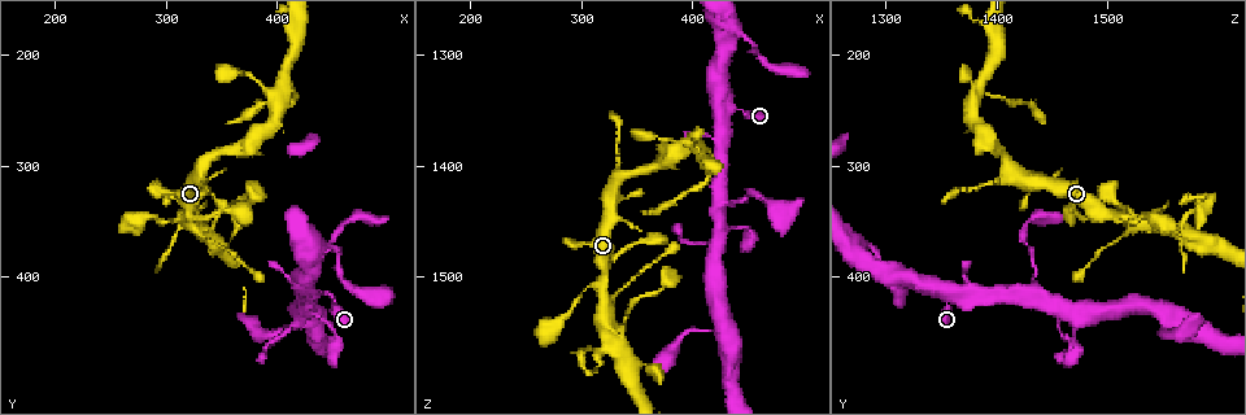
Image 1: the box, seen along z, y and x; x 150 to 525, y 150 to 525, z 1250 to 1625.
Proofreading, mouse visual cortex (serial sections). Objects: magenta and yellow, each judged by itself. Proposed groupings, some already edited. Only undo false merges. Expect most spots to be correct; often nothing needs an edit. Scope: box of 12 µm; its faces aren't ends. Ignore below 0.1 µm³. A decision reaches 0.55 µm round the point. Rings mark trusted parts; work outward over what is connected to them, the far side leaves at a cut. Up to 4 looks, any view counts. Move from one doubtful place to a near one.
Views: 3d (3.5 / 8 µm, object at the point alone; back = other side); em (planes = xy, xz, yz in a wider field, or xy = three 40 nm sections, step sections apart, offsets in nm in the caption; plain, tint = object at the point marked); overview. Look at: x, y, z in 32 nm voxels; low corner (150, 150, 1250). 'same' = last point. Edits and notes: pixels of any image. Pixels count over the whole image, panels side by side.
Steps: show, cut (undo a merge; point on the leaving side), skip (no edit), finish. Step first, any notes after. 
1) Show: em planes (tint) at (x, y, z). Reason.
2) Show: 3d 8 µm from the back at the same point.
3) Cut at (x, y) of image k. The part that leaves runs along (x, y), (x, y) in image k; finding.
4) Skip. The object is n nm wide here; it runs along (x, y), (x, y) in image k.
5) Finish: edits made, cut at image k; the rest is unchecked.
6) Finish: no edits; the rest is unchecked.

Show: 3d 3.5 µm at (426, 414, 1432). Calibre changes.

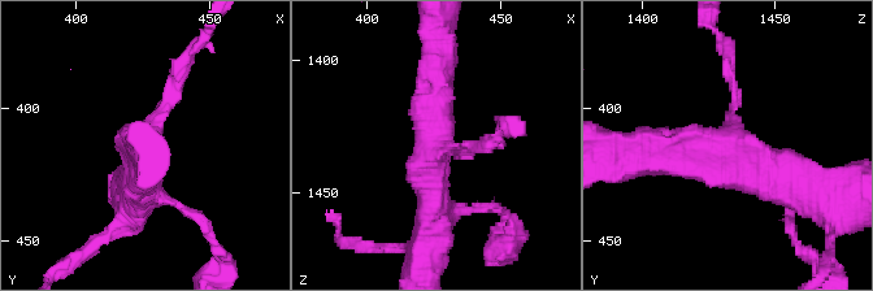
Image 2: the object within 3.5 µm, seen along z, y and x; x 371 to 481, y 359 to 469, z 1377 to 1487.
Show: em xy step 1 (tint) at (426, 415, 1433). 3 arms meet here; the arms are 150, 400, 450 nm wide; now the EM.

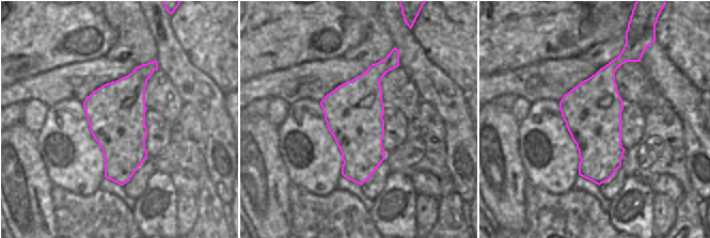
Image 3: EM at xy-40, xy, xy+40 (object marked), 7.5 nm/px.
Skip. Continuous, no second cell.

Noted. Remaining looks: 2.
Show: 3d 8 µm at (426, 440, 1554).

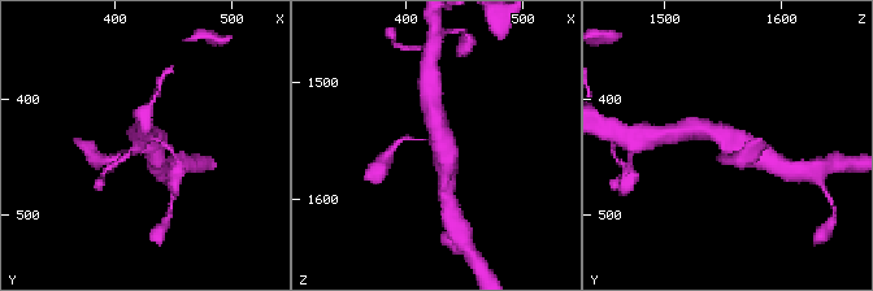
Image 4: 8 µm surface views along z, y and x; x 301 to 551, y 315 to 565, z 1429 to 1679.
Show: em planes (tint) at (424, 438, 1552). 3 arms meet here; the arms are 100, 500, 600 nm wide.

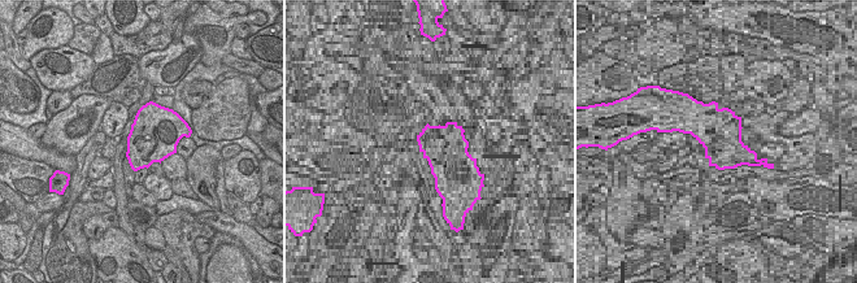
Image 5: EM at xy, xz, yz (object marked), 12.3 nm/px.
Skip. It runs along (691, 127), (732, 137), (755, 156) in image 4; continuous, no second cell.

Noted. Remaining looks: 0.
Finish: no edits; the rest is unchecked.

